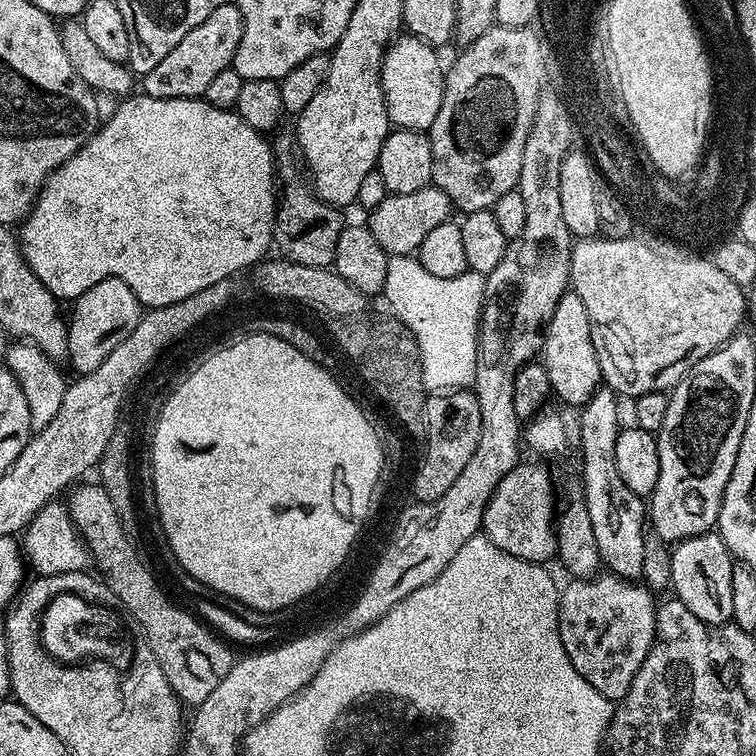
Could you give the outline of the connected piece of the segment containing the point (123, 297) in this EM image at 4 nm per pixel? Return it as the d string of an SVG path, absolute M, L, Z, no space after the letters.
M106 278L90 286L90 290L79 296L71 308L72 320L70 316L67 321L67 359L72 360L73 366L77 368L75 371L80 374L98 370L98 366L102 366L110 352L134 330L142 315L142 306L134 290L130 290L130 286L126 286L126 282L118 278Z

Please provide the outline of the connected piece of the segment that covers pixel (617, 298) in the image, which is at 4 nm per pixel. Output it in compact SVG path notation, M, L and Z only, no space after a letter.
M636 236L622 238L621 240L607 238L577 239L572 245L570 274L572 275L570 281L571 291L576 292L578 298L582 298L582 303L586 305L586 314L590 314L590 322L594 329L594 350L598 354L603 383L621 397L635 398L642 394L668 392L675 388L676 383L689 368L693 368L702 358L714 354L714 350L721 348L731 336L737 335L741 331L740 323L745 323L746 320L745 289L734 282L729 275L721 275L720 272L716 271L716 268L712 268L711 264L705 264L704 261L700 260L692 260L691 257L684 256L684 253L679 253L674 248L665 247L664 244L639 241Z

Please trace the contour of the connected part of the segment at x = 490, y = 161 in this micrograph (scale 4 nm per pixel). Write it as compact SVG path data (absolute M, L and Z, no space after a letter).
M493 26L487 28L483 34L463 49L464 53L453 62L444 73L444 97L442 98L442 106L438 108L438 118L434 118L434 122L426 129L426 135L430 142L430 154L434 158L434 166L432 167L432 184L443 190L452 200L453 209L459 210L461 213L483 212L491 209L497 202L498 198L502 198L502 194L513 191L519 185L520 175L522 174L522 154L526 150L526 138L532 129L532 123L536 121L536 111L542 99L540 87L545 87L544 71L541 67L540 48L537 47L538 37L532 33L532 28L502 28Z

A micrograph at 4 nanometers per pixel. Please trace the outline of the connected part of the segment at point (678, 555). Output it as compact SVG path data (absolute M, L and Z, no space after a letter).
M715 530L679 541L672 548L671 591L674 593L675 599L680 600L682 606L686 606L686 610L690 610L690 614L694 614L694 618L702 618L702 622L707 624L729 623L734 610L730 591L730 574L732 573L733 563L732 553L729 552L726 542L722 542L720 533Z

